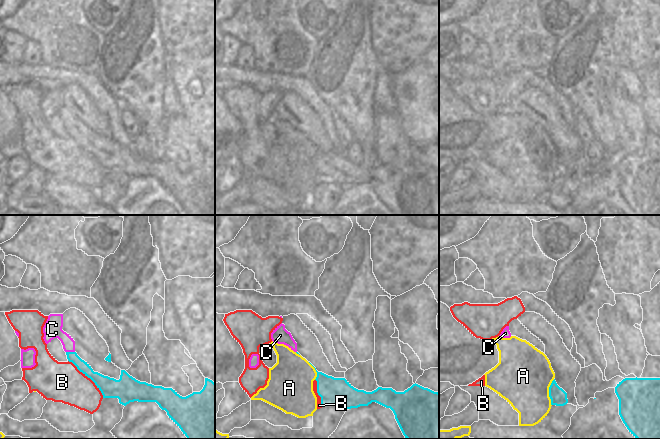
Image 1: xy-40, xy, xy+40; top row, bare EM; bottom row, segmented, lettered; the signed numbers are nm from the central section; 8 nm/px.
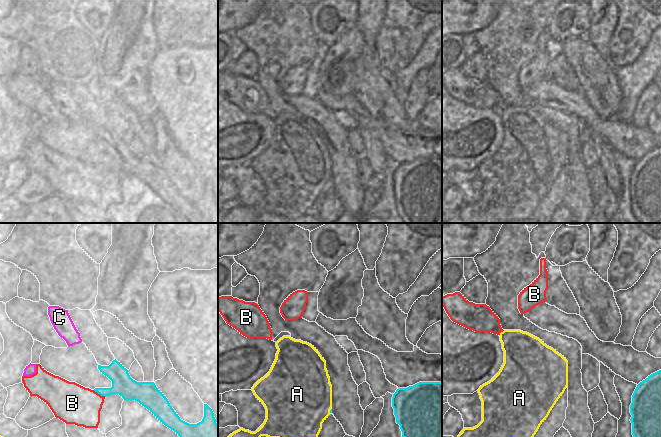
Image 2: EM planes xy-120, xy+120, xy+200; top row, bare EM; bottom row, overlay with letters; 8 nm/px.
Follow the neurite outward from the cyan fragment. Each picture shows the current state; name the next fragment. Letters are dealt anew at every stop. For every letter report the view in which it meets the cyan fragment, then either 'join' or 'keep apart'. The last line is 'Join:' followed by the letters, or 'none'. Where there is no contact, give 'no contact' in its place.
A: xy+40 | keep apart
B: xy-40 | keep apart
C: xy-40 | keep apart
Join: none

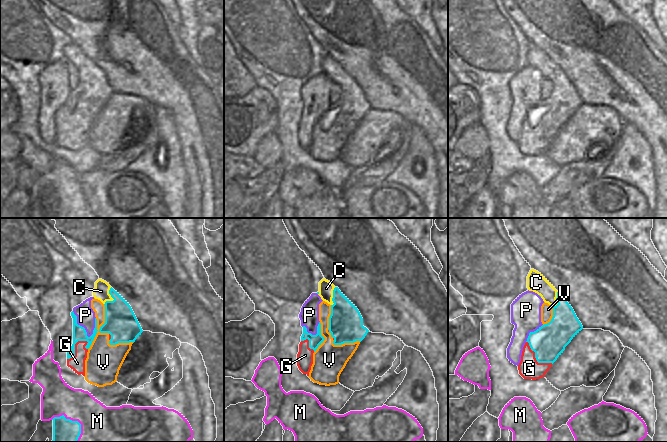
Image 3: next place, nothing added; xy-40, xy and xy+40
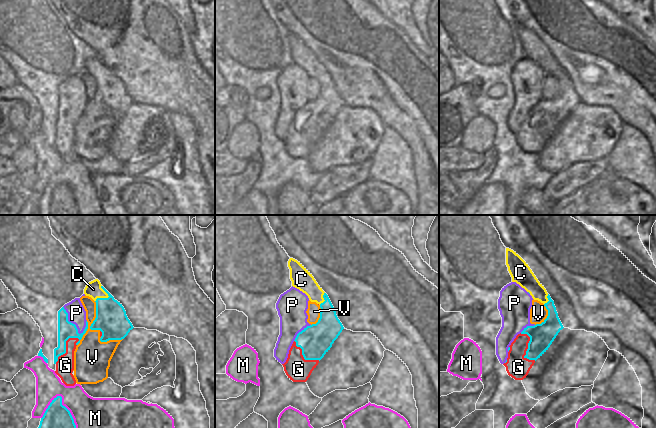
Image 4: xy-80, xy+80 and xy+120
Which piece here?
C: xy-40 | keep apart
G: xy-40 | keep apart
M: xy-40 | keep apart
P: xy-40 | join
V: xy-40 | keep apart
Join: P

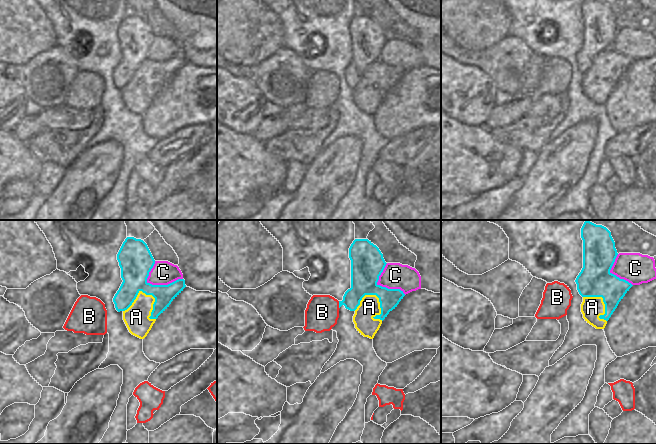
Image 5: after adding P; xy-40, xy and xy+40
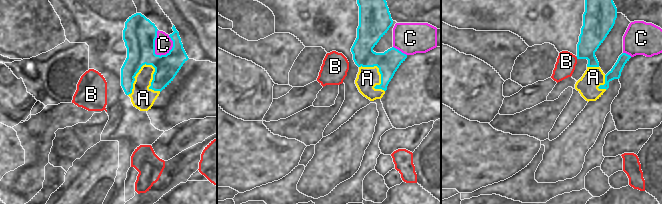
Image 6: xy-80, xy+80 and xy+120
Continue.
A: xy-40 | keep apart
B: xy | keep apart
C: xy-40 | keep apart
Join: none

